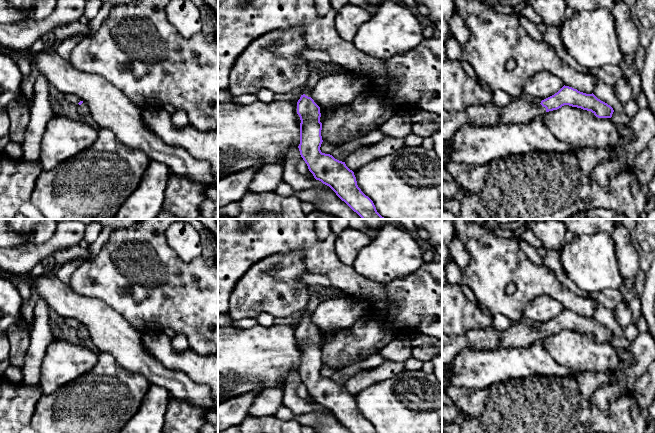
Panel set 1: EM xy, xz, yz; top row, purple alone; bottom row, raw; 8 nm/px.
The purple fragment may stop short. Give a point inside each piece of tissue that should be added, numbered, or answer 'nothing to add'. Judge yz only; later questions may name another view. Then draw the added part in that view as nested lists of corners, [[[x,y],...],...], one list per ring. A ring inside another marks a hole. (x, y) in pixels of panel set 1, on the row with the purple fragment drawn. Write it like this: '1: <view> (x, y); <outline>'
1: yz (522, 110); [[[525,95],[505,107],[490,103],[473,106],[463,112],[448,112],[442,109],[442,166],[450,160],[450,142],[454,133],[463,125],[527,123],[535,118],[542,118],[546,113],[545,107]]]

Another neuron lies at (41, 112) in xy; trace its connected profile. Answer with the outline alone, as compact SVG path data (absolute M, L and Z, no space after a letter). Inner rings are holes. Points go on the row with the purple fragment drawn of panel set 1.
M39 75L34 83L31 117L22 143L23 157L29 162L39 161L41 139L49 120L55 115L50 104L51 87L47 78Z

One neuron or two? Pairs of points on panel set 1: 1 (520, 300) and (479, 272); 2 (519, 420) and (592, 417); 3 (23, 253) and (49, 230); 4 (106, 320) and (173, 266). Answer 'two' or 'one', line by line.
1: one
2: one
3: two
4: two

